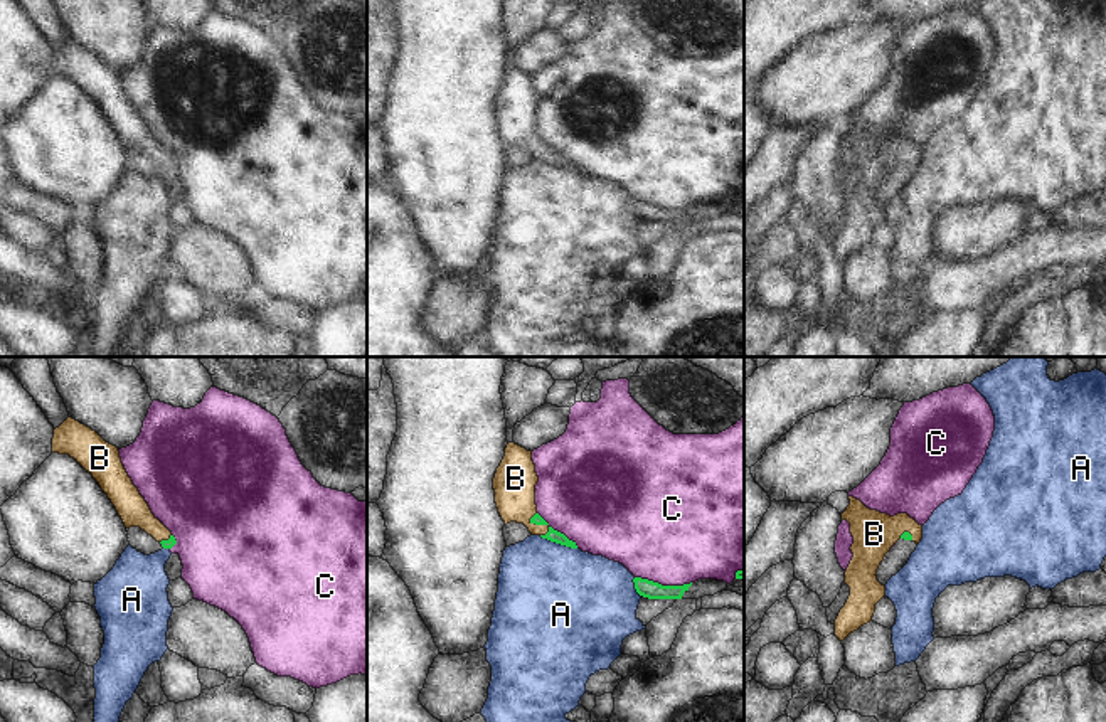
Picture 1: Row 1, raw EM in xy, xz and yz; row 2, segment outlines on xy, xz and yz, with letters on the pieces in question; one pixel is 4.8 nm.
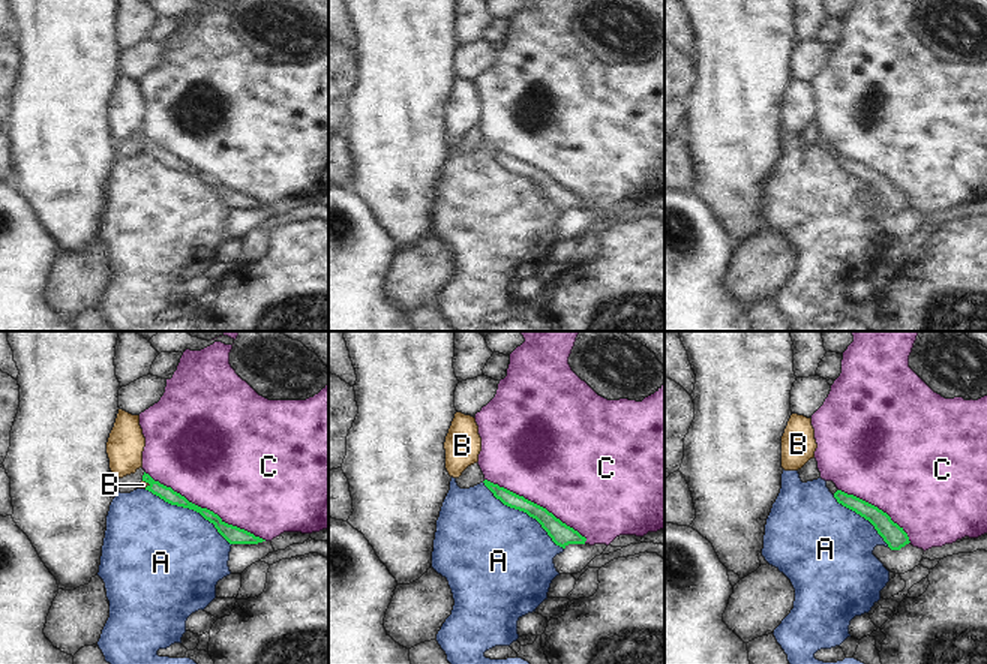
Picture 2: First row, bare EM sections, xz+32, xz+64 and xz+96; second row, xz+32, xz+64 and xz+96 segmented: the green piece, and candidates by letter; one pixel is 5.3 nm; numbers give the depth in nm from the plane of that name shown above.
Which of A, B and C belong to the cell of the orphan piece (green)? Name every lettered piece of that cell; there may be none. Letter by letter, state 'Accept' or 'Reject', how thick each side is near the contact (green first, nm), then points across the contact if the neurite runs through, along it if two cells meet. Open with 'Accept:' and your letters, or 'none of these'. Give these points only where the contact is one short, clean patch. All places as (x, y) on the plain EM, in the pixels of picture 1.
Accept: B
A: Reject. Thickness 60 nm (green) against 480 nm
B: Accept. Thickness 50 nm (green) against 200 nm. Path across: xz (536, 142), (539, 147), (515, 125), (515, 101)
C: Reject. Thickness 90 nm (green) against 480 nm

